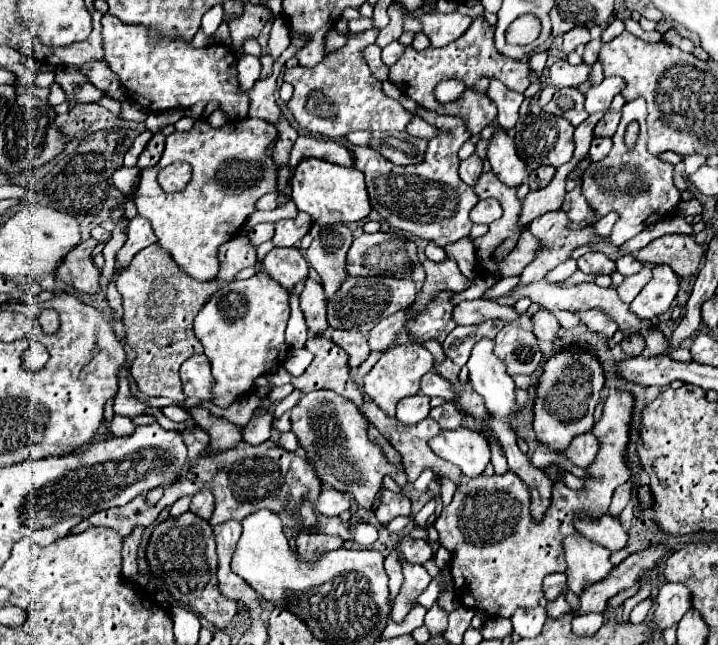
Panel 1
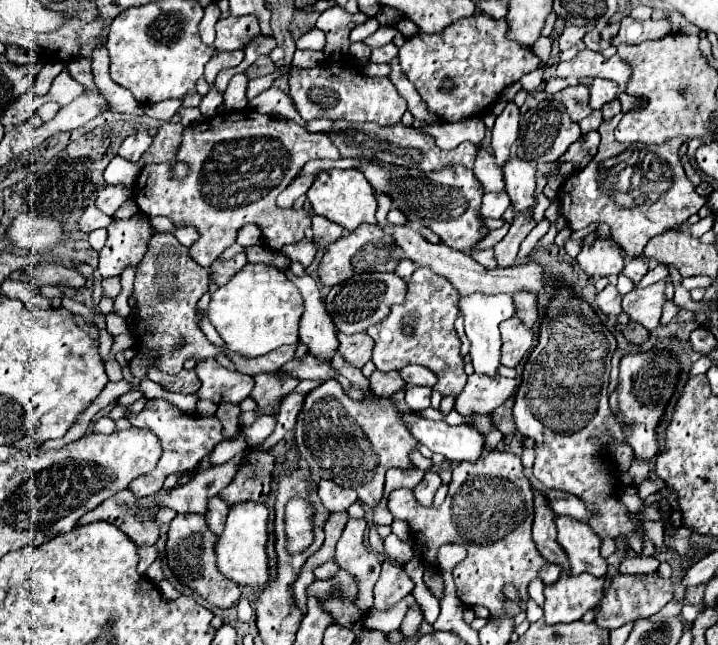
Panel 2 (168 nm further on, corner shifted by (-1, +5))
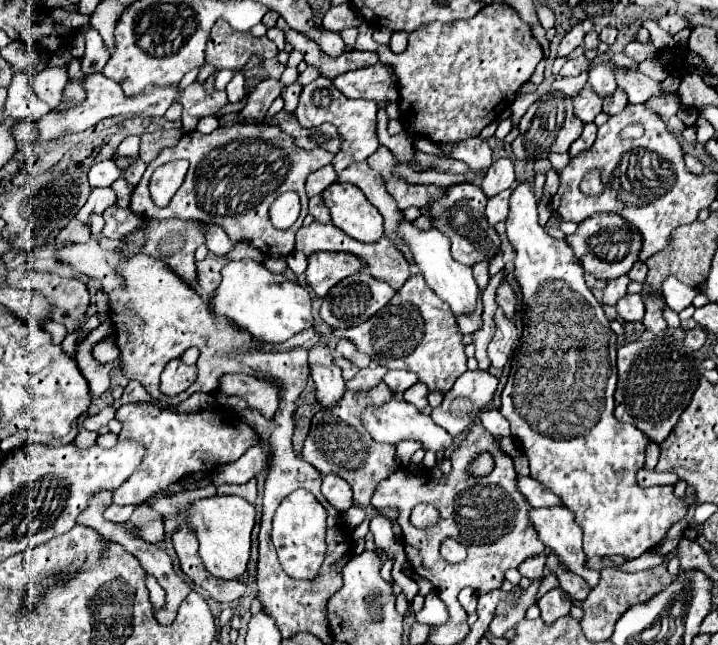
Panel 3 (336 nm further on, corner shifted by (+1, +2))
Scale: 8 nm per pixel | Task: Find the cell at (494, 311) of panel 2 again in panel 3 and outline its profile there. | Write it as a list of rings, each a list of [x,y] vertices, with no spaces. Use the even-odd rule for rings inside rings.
[[[404,218],[400,222],[400,226],[398,226],[398,234],[408,242],[408,246],[412,250],[412,254],[414,254],[416,270],[426,278],[426,284],[434,290],[434,294],[440,296],[452,308],[452,314],[454,316],[472,316],[472,312],[476,310],[476,304],[478,304],[480,290],[478,290],[478,286],[476,286],[476,282],[472,278],[472,268],[456,262],[450,256],[448,238],[436,228],[418,230],[418,228],[414,228],[412,222],[406,222]]]

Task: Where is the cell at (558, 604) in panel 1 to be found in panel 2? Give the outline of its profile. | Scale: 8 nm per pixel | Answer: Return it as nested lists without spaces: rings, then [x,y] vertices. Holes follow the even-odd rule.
[[[588,573],[560,577],[556,583],[544,587],[544,619],[548,625],[578,621],[588,609],[594,609],[604,593],[604,577],[590,577]]]

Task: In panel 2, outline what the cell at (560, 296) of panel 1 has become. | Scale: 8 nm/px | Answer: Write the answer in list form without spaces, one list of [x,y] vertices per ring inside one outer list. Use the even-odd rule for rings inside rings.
[[[376,191],[376,199],[378,199],[378,211],[376,211],[376,219],[378,219],[378,225],[382,229],[388,229],[390,235],[394,237],[396,245],[404,251],[404,255],[414,261],[418,267],[430,267],[436,275],[440,277],[446,277],[460,293],[486,293],[486,295],[496,295],[496,293],[518,293],[518,291],[532,291],[532,293],[540,293],[540,291],[550,291],[554,289],[554,279],[552,275],[546,275],[544,273],[544,267],[538,265],[538,263],[520,263],[516,267],[510,267],[510,269],[484,269],[480,263],[476,263],[468,253],[462,253],[462,251],[456,251],[456,249],[450,249],[448,245],[444,243],[430,243],[426,241],[420,233],[416,233],[414,229],[410,229],[408,225],[392,225],[386,215],[388,211],[392,209],[392,199],[390,195],[382,193],[382,191]]]

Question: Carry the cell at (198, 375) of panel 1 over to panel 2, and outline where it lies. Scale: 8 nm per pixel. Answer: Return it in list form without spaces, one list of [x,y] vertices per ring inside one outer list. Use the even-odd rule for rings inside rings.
[[[202,359],[202,361],[198,361],[196,371],[198,371],[198,377],[200,377],[200,381],[202,381],[200,391],[196,393],[200,399],[210,399],[210,401],[214,401],[214,403],[240,403],[240,401],[246,399],[246,397],[250,395],[250,391],[254,389],[254,379],[252,379],[250,375],[242,375],[242,373],[238,373],[238,371],[226,369],[226,367],[222,367],[218,361]]]

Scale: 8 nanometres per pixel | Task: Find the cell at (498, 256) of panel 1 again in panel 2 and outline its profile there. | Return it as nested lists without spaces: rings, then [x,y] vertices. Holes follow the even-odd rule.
[[[478,147],[478,157],[474,163],[474,175],[484,185],[484,191],[504,191],[502,169],[494,165],[494,155],[486,147]]]

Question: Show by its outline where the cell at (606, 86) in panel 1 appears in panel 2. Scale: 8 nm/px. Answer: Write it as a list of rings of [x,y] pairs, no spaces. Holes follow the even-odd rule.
[[[602,79],[592,81],[590,85],[590,107],[592,109],[600,109],[604,103],[616,97],[618,97],[618,87],[614,85],[614,81],[602,81]]]

